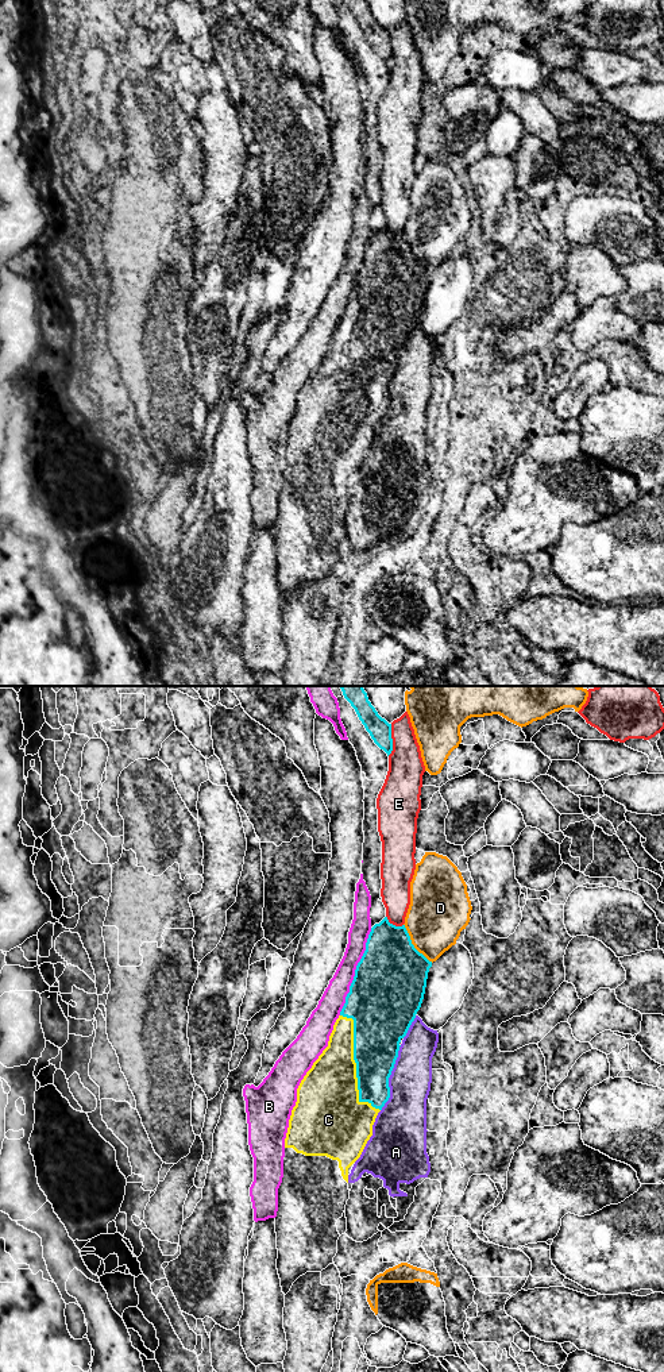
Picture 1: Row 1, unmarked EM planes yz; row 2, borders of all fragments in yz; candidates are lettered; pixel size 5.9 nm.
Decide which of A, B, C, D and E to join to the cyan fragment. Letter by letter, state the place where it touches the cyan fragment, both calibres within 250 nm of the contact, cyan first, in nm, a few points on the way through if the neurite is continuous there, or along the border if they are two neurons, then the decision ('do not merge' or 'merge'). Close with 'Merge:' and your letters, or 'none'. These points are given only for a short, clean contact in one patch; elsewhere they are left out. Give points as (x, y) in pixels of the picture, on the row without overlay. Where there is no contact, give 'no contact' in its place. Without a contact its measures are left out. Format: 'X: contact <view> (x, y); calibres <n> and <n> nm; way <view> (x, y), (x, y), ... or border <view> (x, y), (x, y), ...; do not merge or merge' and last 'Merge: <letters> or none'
A: contact yz (389, 385); calibres 280 and 280 nm; do not merge
B: contact yz (355, 280); calibres 440 and 140 nm; do not merge
C: contact yz (356, 373); calibres 300 and 360 nm; merge
D: contact yz (412, 253); calibres 420 and 360 nm; do not merge
E: contact yz (392, 49); calibres 140 and 220 nm; do not merge
Merge: C

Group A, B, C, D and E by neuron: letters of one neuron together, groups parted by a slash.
A / B / C / D / E

